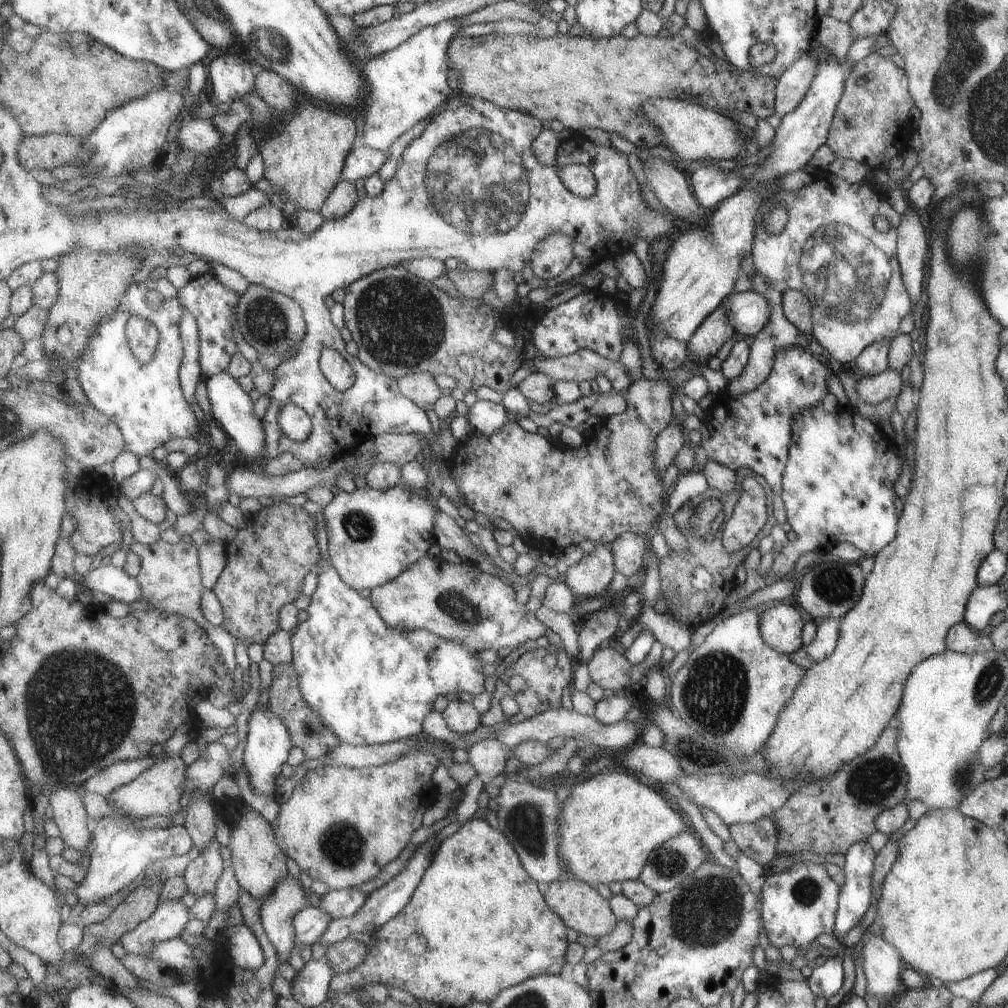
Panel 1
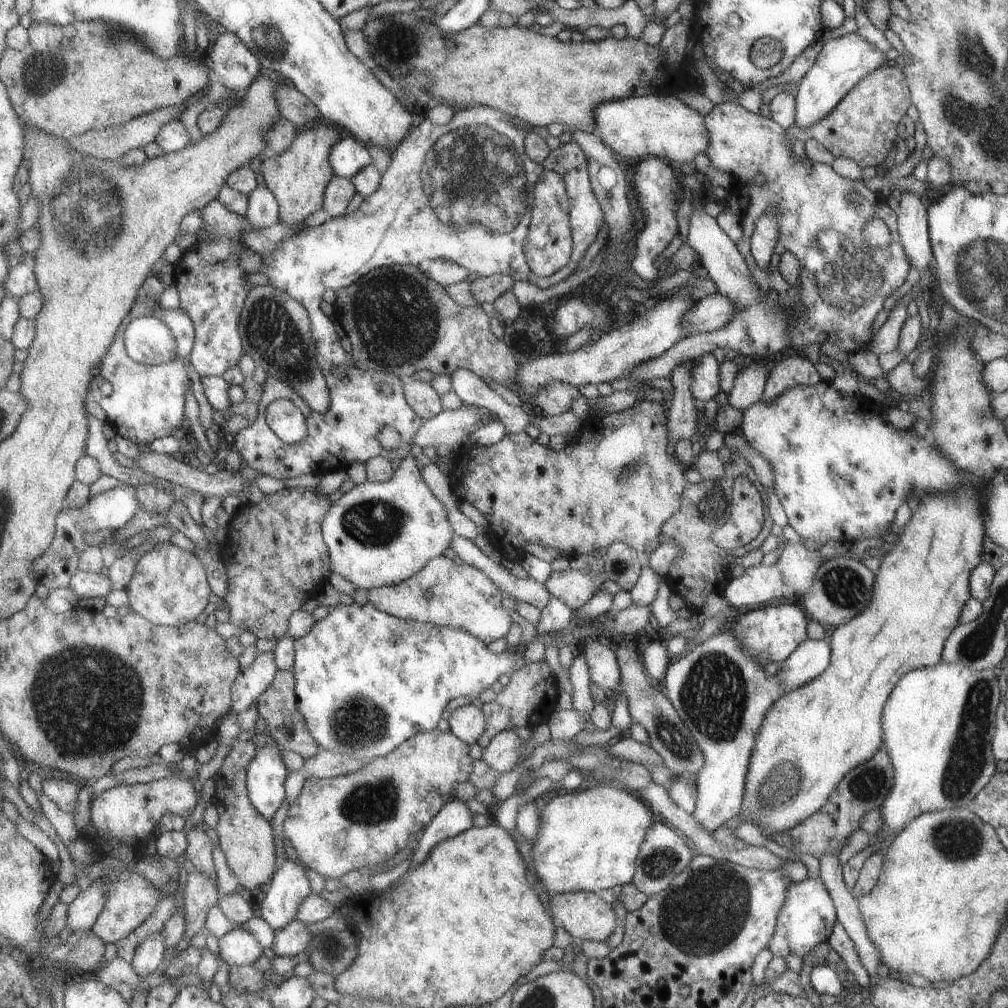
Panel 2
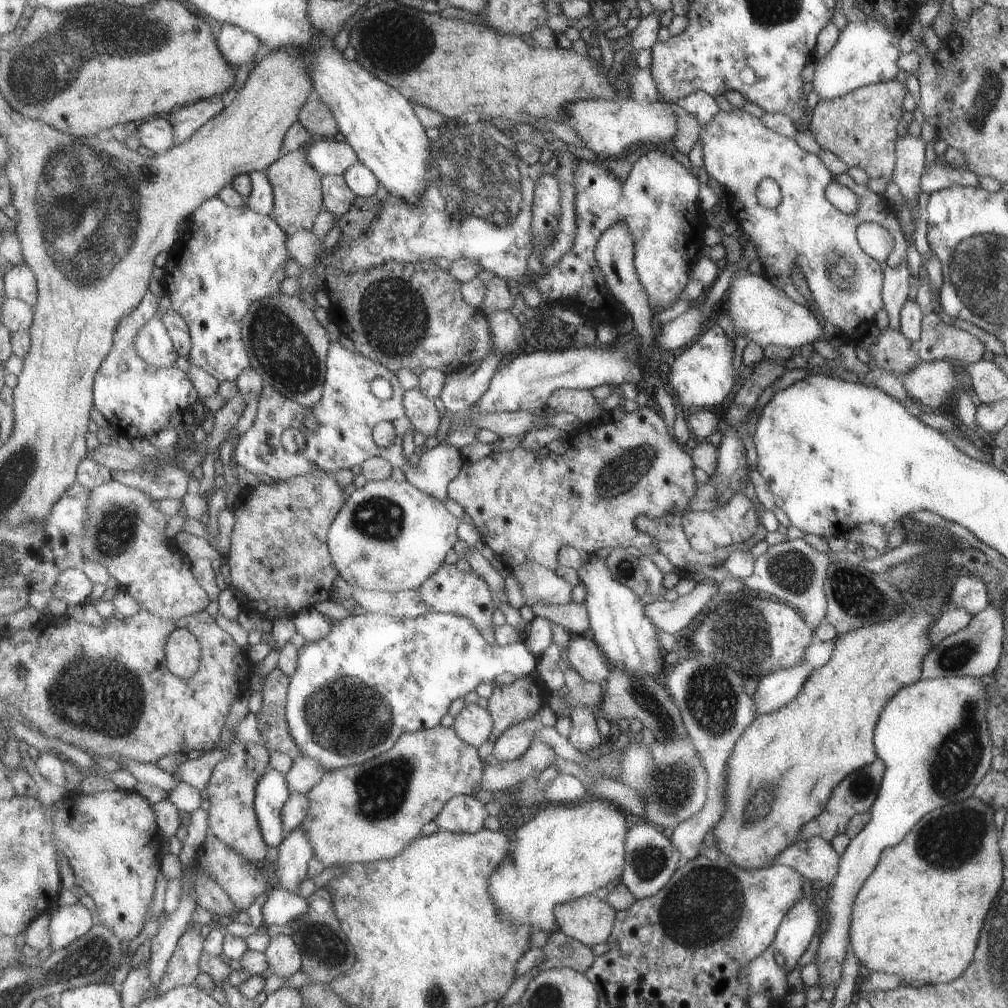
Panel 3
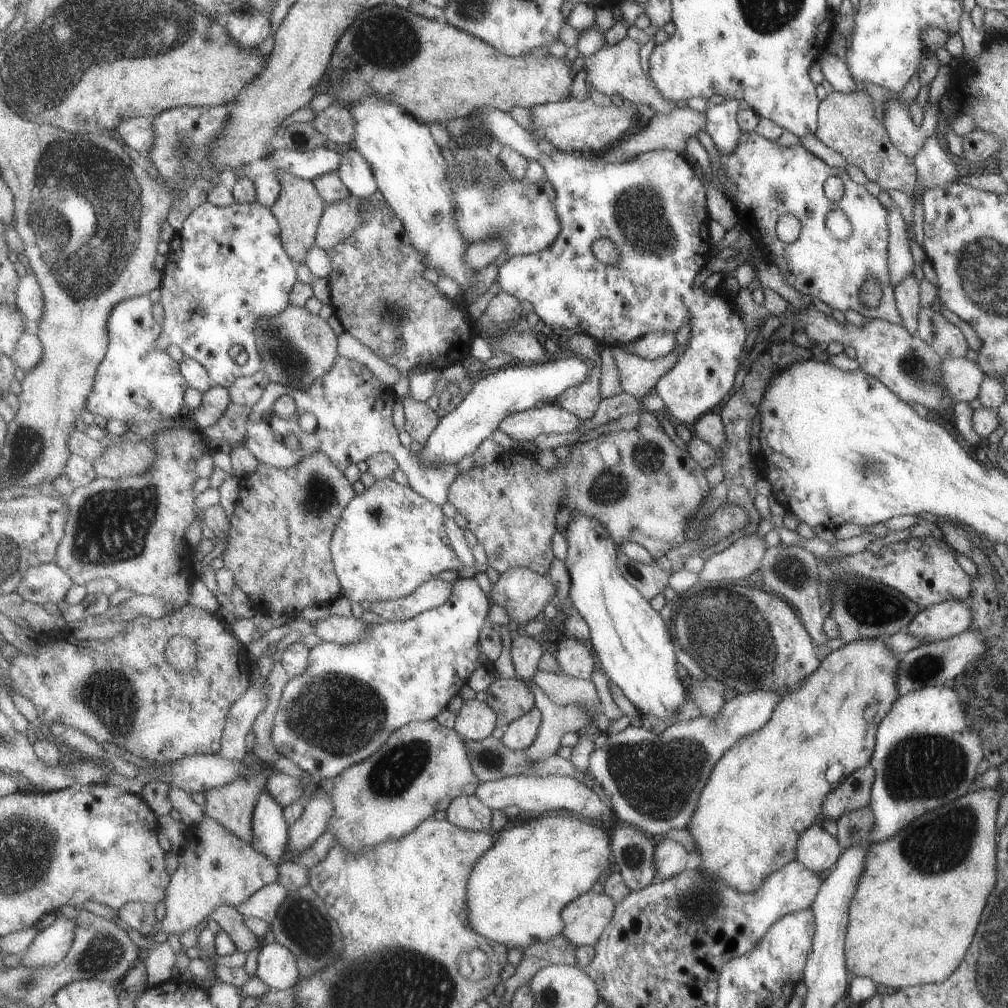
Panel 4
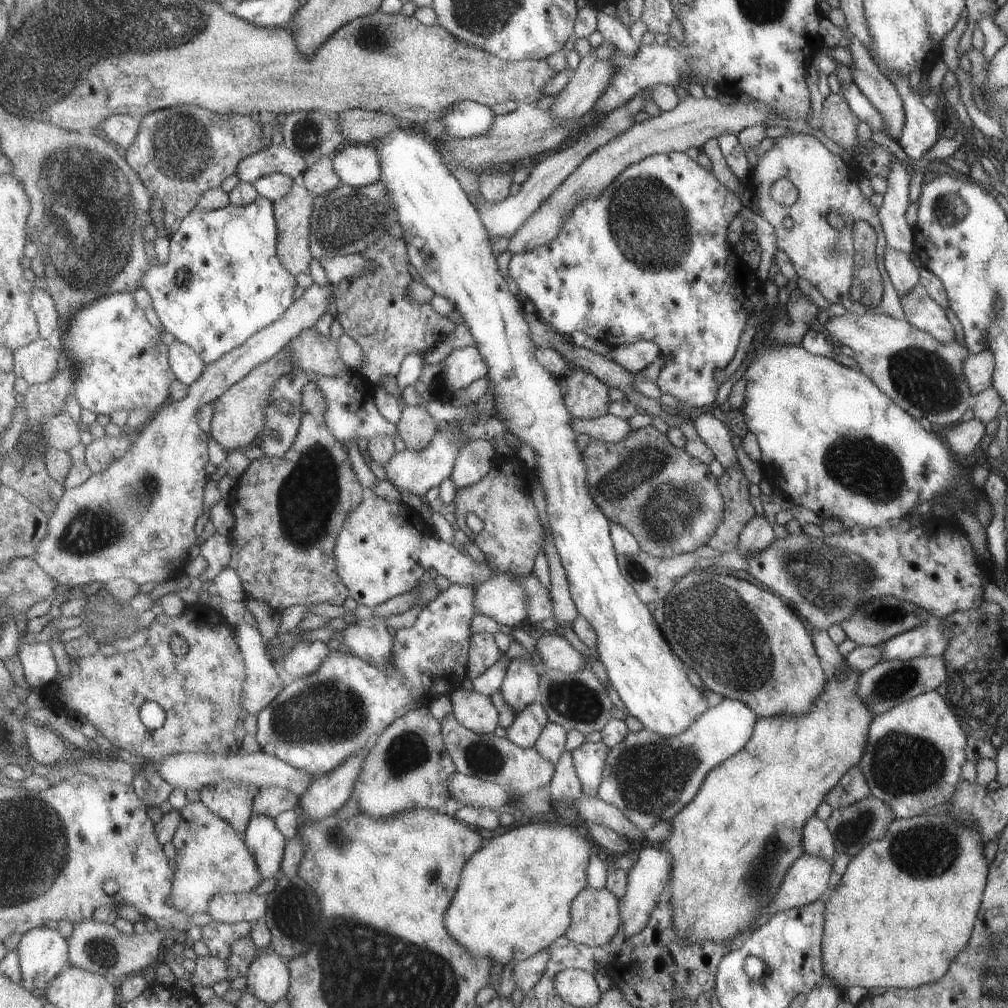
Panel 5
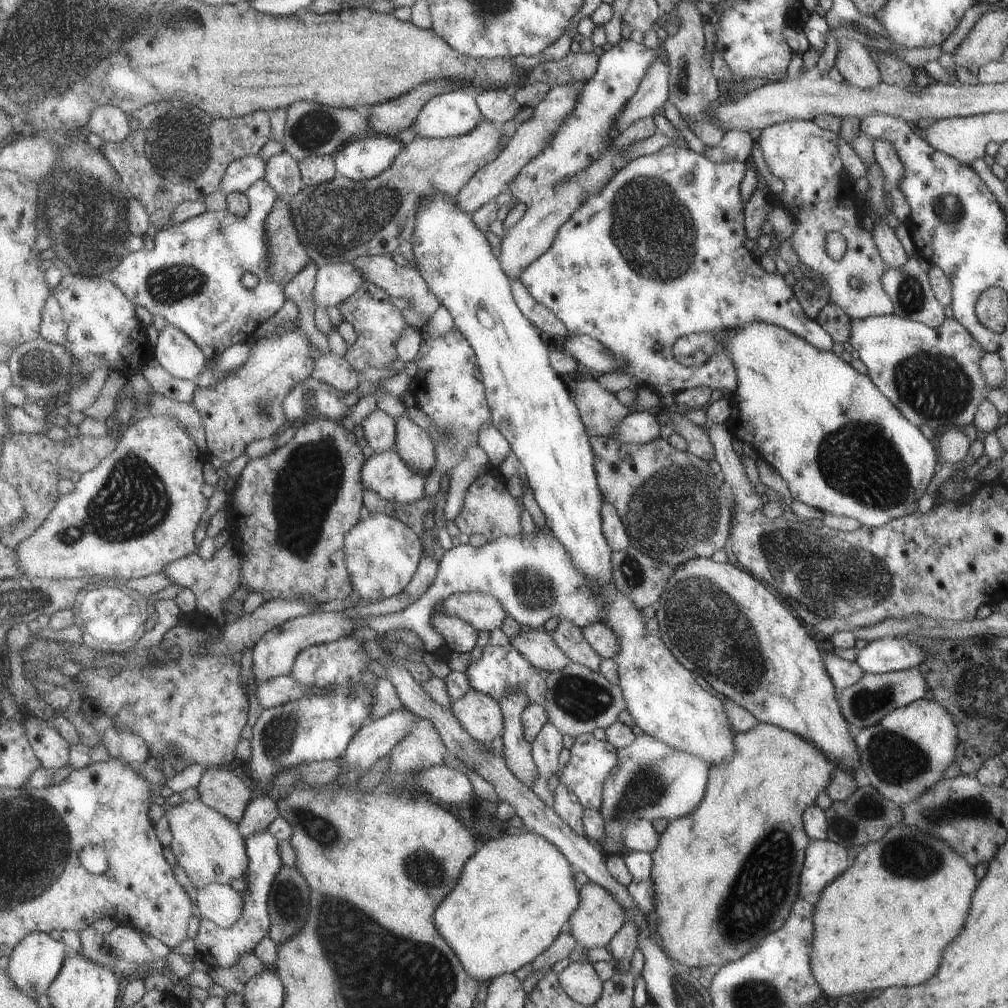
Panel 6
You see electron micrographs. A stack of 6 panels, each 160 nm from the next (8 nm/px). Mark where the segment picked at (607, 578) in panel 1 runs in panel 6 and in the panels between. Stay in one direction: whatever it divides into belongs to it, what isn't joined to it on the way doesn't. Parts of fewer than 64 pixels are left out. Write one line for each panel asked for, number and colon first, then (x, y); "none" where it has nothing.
2: (574, 588)
3: (539, 584)
4: (524, 593)
5: (501, 597)
6: (483, 611)

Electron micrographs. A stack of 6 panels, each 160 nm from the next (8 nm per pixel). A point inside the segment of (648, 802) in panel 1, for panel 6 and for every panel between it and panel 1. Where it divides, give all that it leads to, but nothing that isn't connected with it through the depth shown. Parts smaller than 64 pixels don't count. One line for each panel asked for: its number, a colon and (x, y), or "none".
2: (589, 839)
3: (565, 852)
4: (518, 891)
5: (515, 899)
6: (516, 893)

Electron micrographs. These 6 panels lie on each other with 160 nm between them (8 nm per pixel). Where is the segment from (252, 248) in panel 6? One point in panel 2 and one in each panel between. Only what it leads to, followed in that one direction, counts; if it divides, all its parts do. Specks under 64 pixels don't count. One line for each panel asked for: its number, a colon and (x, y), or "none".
2: (212, 287)
3: (230, 257)
4: (228, 268)
5: (223, 281)

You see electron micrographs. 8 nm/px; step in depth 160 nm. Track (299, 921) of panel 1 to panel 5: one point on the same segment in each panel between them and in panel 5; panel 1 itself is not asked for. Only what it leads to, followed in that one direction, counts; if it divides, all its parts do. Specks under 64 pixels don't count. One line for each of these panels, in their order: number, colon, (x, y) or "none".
2: (291, 940)
3: (283, 956)
4: (276, 964)
5: (269, 977)

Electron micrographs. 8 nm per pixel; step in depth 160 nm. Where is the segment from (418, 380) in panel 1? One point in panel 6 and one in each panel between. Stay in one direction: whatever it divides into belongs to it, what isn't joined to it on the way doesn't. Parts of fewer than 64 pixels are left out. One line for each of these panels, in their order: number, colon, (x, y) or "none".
2: (427, 402)
3: (425, 416)
4: (422, 420)
5: (416, 427)
6: (413, 443)

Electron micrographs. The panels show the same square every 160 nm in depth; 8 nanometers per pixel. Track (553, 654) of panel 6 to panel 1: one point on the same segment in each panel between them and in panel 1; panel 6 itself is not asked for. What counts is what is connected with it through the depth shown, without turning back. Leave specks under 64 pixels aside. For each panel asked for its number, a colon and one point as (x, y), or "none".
1: (608, 668)
2: (604, 669)
3: (584, 654)
4: (576, 658)
5: (556, 651)

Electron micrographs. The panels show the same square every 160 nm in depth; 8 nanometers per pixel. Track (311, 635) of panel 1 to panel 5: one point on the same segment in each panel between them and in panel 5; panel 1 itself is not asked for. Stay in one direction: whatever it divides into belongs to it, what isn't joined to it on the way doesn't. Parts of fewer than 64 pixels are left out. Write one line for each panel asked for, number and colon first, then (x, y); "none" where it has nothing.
2: (366, 681)
3: (374, 677)
4: (351, 698)
5: (317, 722)

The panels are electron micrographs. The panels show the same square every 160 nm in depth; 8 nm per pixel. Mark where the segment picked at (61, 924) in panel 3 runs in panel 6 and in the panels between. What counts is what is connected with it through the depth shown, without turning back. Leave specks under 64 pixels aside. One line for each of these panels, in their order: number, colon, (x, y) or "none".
4: (50, 947)
5: (44, 953)
6: (35, 964)

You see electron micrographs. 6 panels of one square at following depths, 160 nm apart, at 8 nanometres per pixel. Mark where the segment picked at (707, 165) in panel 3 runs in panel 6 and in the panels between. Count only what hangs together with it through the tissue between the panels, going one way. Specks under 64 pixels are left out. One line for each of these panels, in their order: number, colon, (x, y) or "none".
4: (817, 264)
5: (821, 255)
6: (805, 158)

